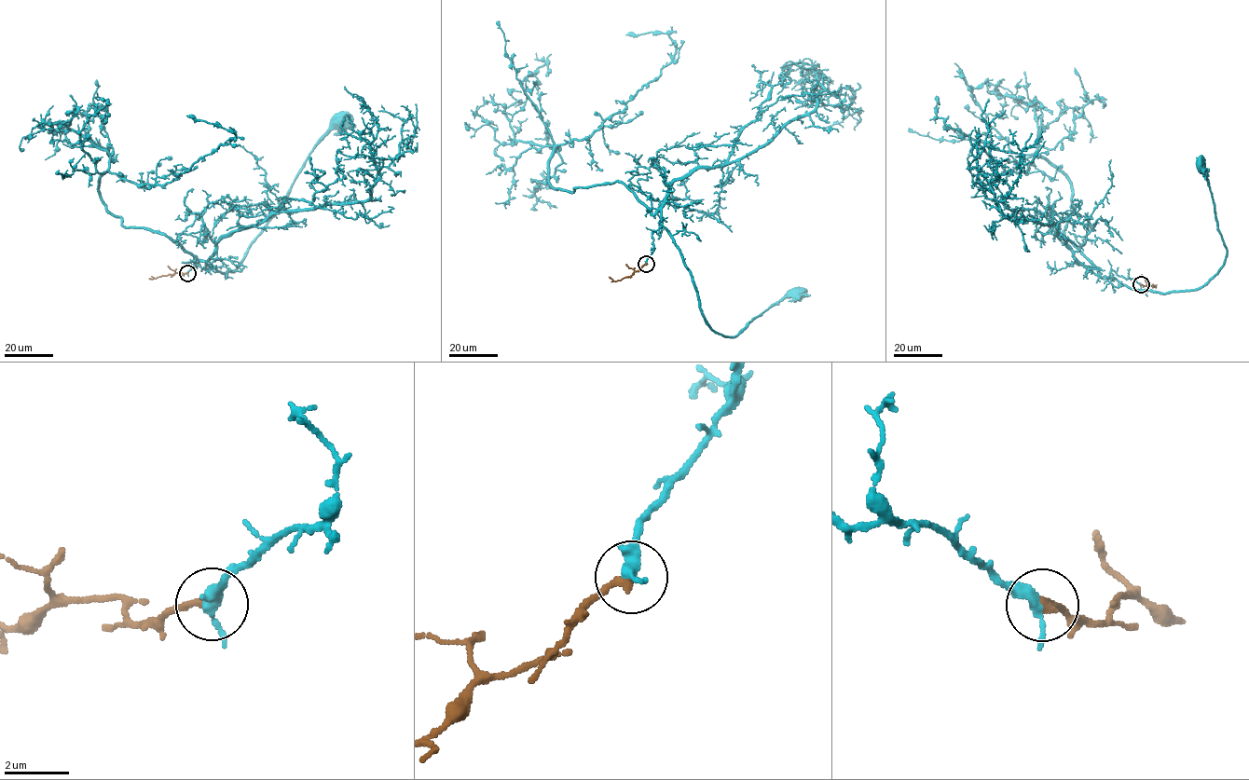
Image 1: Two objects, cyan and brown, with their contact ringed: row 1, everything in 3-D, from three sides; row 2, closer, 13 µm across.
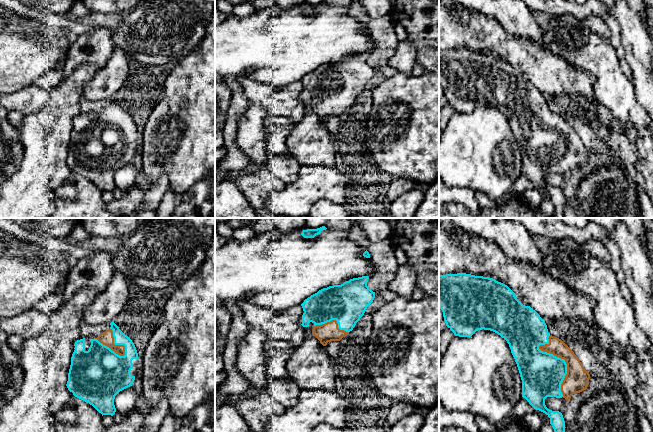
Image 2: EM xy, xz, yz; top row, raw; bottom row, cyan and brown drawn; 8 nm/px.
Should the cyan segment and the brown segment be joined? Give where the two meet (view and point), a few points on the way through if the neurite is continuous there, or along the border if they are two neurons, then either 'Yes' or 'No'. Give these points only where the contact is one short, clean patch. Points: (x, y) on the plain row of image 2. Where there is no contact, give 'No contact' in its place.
Touches cyan at yz (560, 134). Yes

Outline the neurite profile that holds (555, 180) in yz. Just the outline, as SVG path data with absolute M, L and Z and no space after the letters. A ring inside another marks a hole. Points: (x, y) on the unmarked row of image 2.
M547 173L545 175L545 181L548 185L552 187L559 187L561 188L563 184L563 178L560 174L556 173Z

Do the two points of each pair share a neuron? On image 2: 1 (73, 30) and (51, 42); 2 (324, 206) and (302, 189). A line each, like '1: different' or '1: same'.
1: different
2: different

